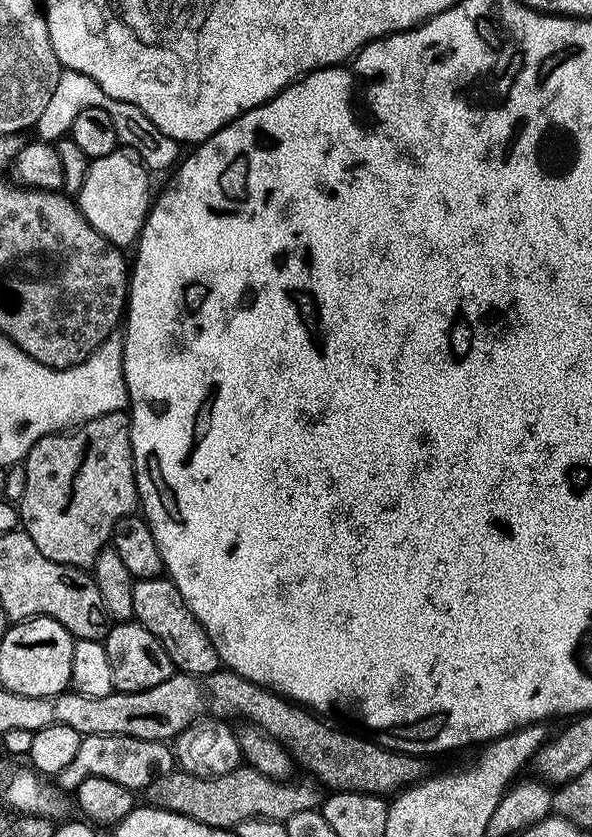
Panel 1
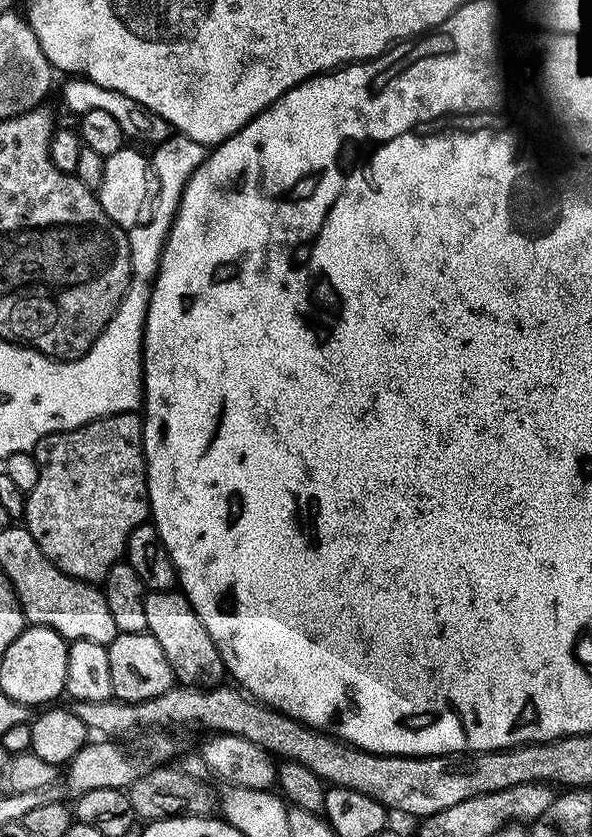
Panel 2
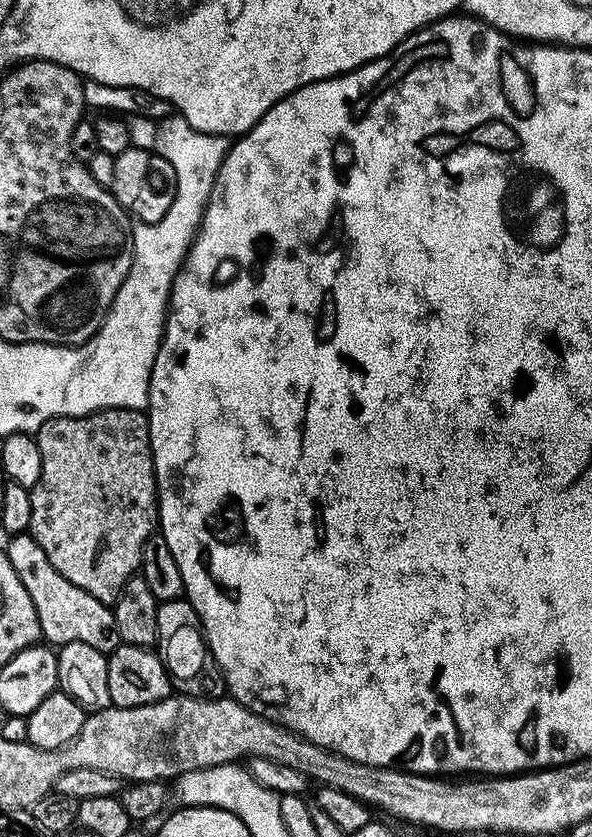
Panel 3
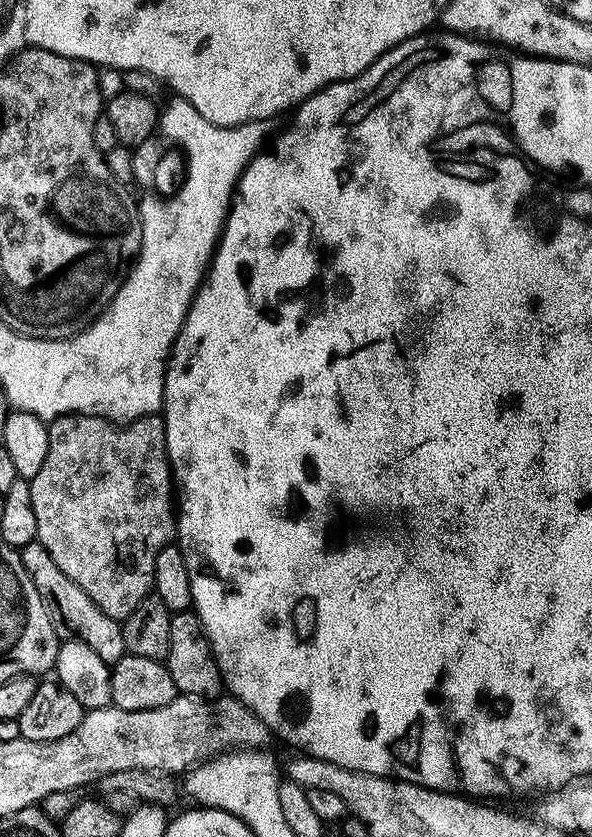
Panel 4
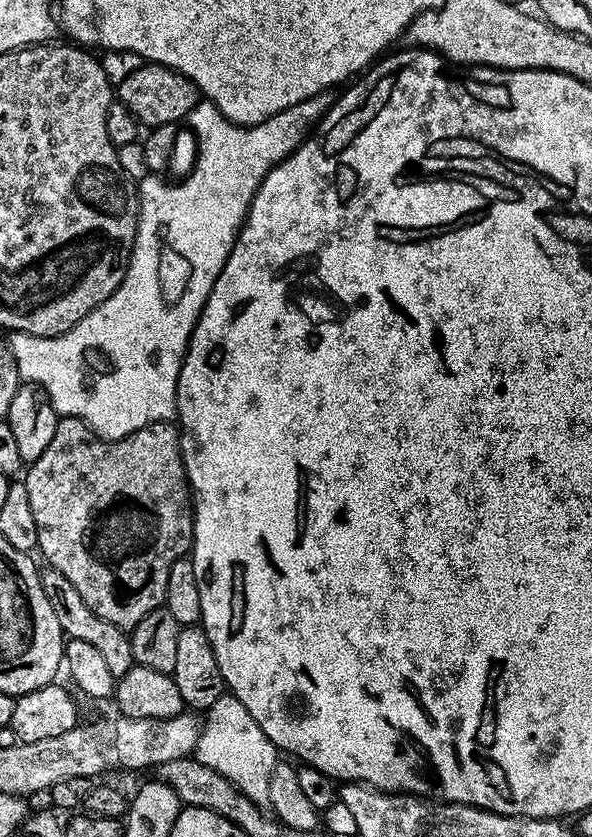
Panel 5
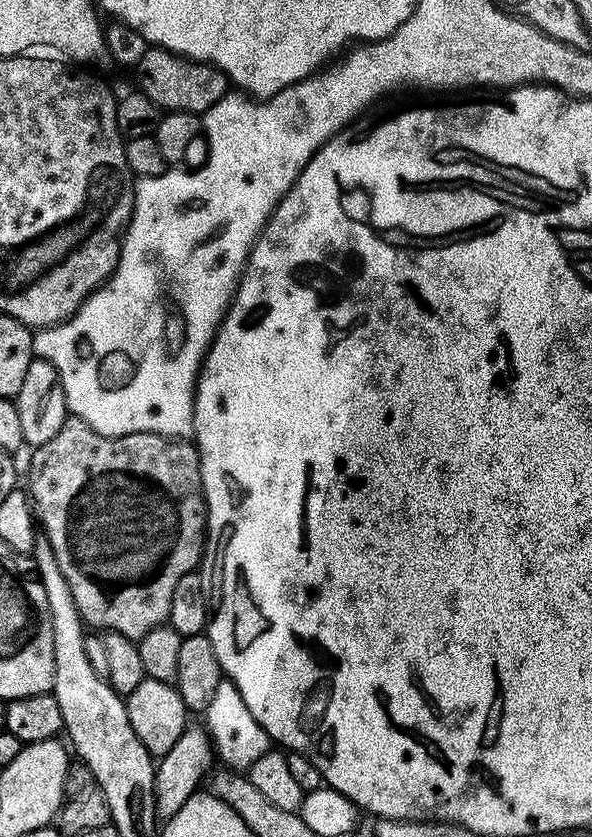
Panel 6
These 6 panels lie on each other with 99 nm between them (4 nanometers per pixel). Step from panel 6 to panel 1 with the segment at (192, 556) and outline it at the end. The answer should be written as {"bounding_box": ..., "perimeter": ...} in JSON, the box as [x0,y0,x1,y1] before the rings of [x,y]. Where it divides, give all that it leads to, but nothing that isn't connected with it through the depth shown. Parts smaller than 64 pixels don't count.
{"bounding_box":[18,411,140,569],"perimeter":[[[127,411],[102,414],[75,425],[71,430],[51,432],[34,442],[24,457],[22,467],[26,470],[26,490],[22,490],[22,498],[18,501],[20,522],[23,532],[46,558],[59,564],[69,564],[72,568],[91,569],[100,553],[109,547],[116,523],[137,511],[140,495],[136,489],[131,429]]]}

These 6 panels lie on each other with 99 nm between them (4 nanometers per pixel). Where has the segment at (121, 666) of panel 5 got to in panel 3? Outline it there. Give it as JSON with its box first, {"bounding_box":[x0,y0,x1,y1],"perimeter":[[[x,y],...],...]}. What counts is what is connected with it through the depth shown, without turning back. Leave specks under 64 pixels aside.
{"bounding_box":[7,534,121,654],"perimeter":[[[30,534],[11,537],[7,542],[10,566],[14,566],[18,578],[22,578],[22,586],[26,586],[26,594],[30,594],[30,602],[34,602],[41,637],[52,646],[66,642],[86,642],[94,646],[94,650],[111,654],[121,643],[112,608],[98,602],[94,594],[86,594],[82,586],[74,586],[74,582],[62,578],[62,574],[58,574],[58,570],[50,566],[50,558],[46,558],[42,546],[38,546],[38,542],[34,542]]]}

